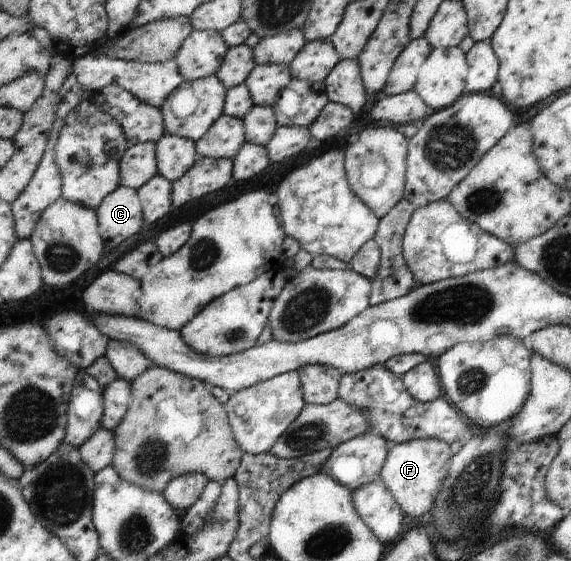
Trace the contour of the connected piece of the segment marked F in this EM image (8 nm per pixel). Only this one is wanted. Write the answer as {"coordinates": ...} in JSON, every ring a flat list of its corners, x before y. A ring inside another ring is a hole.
{"coordinates":[[415,439,390,444,379,478,406,516,427,518,433,509,433,503,451,467,449,446,450,444,441,439]]}

